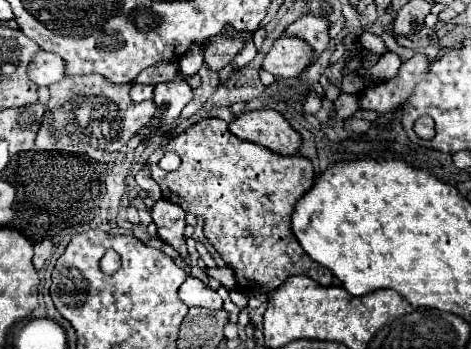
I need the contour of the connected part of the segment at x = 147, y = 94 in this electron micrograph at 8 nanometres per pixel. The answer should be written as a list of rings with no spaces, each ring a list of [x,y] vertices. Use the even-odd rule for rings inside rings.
[[[133,83],[131,85],[131,99],[133,101],[145,101],[145,99],[153,99],[153,85],[141,85],[141,83]]]

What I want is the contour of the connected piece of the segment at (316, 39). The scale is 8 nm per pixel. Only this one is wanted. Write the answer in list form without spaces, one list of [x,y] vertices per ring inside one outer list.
[[[301,17],[285,29],[285,35],[303,39],[313,49],[313,63],[317,63],[329,43],[329,23],[323,17]]]

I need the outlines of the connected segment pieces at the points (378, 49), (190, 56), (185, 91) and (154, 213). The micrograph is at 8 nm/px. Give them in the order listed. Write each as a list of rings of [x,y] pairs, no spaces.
[[[359,35],[358,39],[364,49],[371,50],[378,55],[383,55],[388,51],[381,37],[377,35]]]
[[[191,45],[185,57],[179,59],[179,67],[187,71],[187,75],[195,75],[203,65],[203,45]]]
[[[175,77],[169,83],[159,83],[155,87],[155,105],[157,105],[157,119],[161,121],[161,125],[167,127],[175,127],[177,119],[183,111],[183,107],[193,99],[193,89],[181,81],[179,77]]]
[[[159,199],[151,209],[151,217],[157,225],[157,235],[165,243],[173,245],[175,251],[181,255],[181,259],[187,259],[187,247],[185,247],[185,237],[183,237],[185,211],[175,203]]]

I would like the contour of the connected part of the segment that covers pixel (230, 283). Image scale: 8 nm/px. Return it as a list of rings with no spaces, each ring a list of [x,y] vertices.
[[[225,265],[225,267],[207,269],[207,275],[209,275],[209,277],[215,277],[217,281],[221,281],[221,285],[227,287],[227,289],[233,289],[233,287],[235,287],[235,275],[233,275],[231,269],[227,269],[227,265]]]

